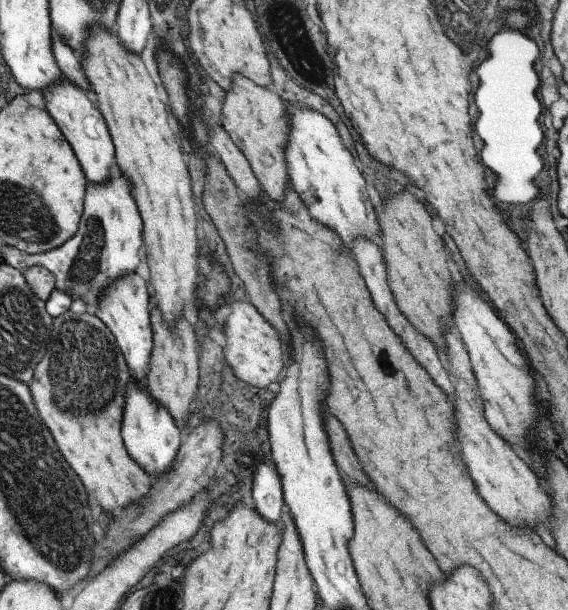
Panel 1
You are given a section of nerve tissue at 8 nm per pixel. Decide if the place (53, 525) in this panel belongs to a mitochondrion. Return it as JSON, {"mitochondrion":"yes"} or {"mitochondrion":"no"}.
{"mitochondrion":"yes"}

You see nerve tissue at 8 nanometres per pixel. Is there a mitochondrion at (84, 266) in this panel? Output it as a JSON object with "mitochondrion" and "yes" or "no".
{"mitochondrion":"yes"}

